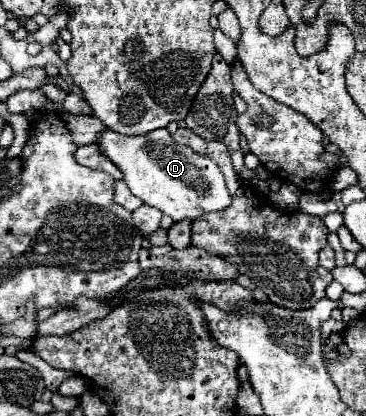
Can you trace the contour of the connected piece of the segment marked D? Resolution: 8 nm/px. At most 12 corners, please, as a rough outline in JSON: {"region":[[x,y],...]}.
{"region":[[166,128],[98,150],[176,222],[230,206],[220,168]]}

